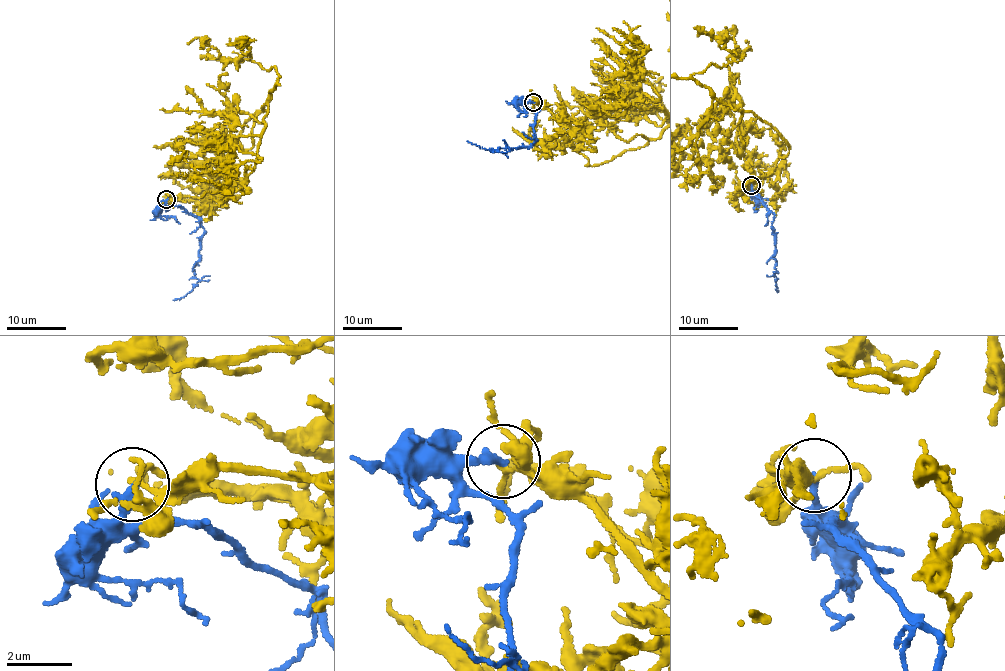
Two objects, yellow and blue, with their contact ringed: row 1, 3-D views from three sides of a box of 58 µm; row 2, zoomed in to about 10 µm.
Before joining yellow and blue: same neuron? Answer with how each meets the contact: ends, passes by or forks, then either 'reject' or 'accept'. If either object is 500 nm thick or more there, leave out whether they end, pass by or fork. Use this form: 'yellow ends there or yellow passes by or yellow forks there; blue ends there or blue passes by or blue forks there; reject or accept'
yellow passes by; blue ends there; reject

